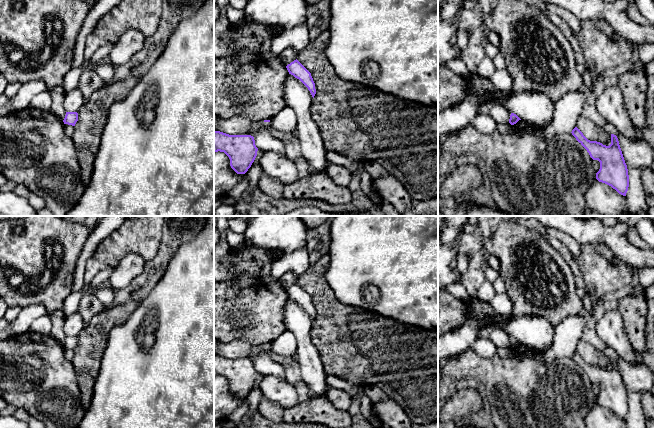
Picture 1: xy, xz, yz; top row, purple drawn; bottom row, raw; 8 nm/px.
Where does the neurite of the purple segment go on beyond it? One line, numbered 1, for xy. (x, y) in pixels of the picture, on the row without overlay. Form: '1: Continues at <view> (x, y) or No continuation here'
1: No continuation here

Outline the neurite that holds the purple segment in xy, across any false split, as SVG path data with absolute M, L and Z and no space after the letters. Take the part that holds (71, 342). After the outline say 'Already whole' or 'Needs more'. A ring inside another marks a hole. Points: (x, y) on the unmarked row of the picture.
M66 336L65 342L63 344L64 348L75 350L77 345L78 345L77 336Z. Already whole

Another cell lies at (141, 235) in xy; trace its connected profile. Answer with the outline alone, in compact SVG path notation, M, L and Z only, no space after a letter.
M127 216L120 228L97 246L92 258L111 268L132 253L150 261L159 250L163 225L164 216Z

